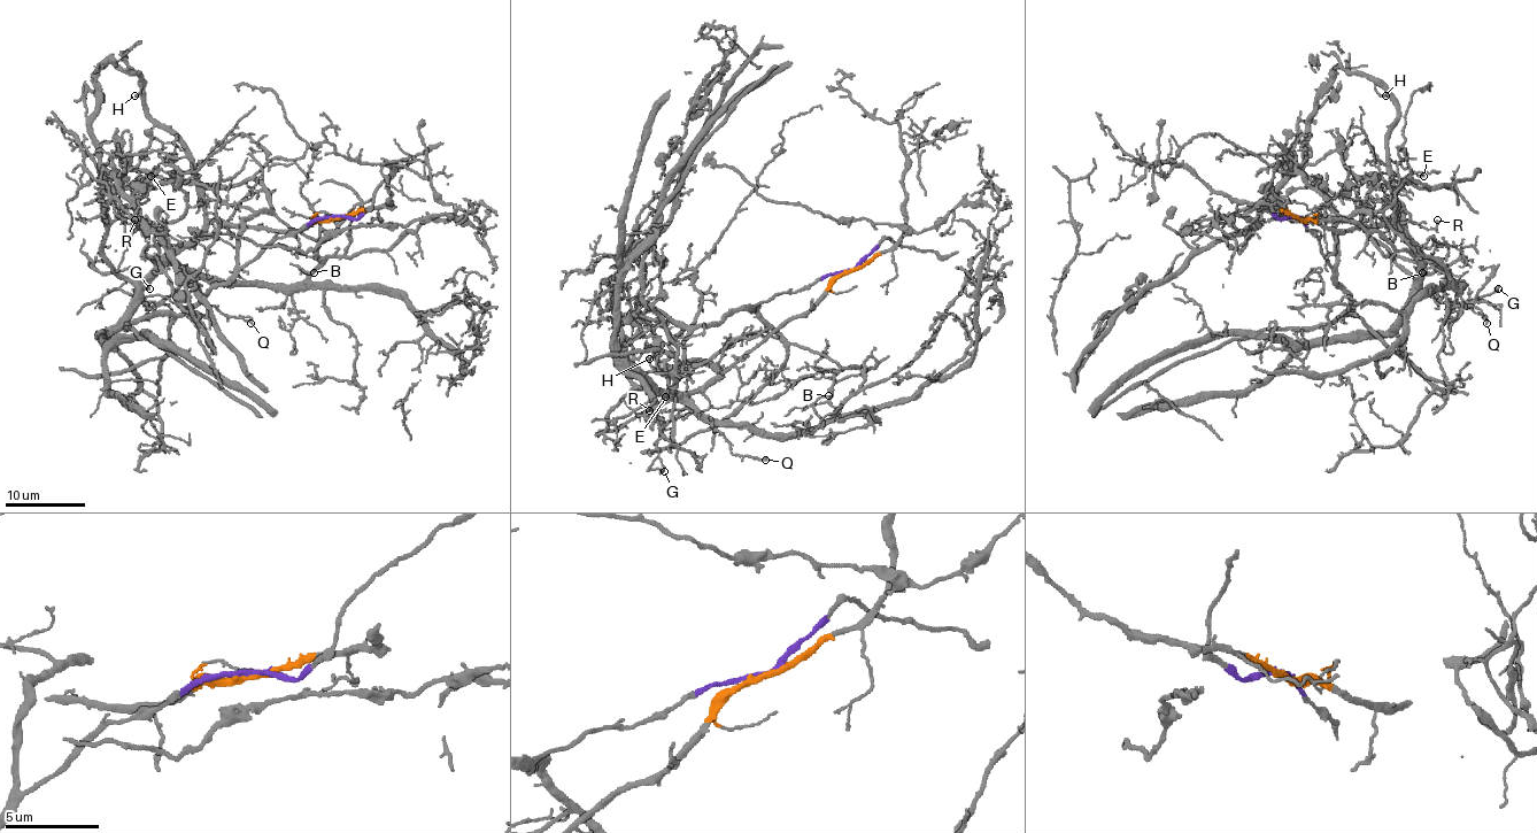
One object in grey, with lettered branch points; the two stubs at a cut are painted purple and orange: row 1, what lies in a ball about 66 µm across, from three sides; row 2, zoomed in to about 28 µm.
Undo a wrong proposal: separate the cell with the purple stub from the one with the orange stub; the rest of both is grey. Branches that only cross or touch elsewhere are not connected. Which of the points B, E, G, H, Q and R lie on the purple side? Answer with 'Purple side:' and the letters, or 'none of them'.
Purple side: none of them

